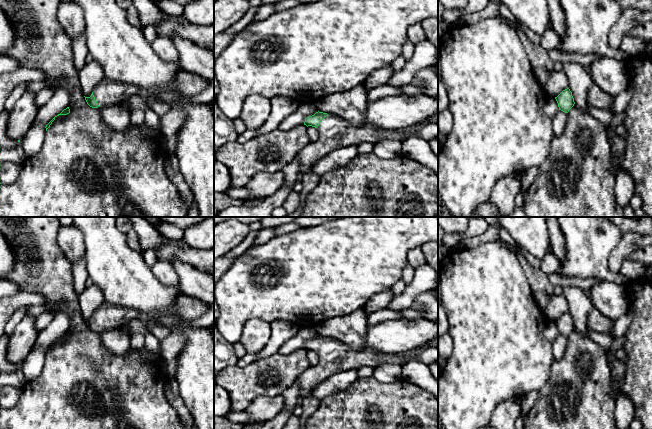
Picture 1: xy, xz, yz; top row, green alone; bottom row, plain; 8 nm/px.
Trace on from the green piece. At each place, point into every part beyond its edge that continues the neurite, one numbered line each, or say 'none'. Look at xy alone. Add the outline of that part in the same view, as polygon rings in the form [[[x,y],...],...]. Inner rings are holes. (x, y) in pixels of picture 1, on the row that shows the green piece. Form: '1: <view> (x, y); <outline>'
1: xy (107, 93); [[[102,79],[93,89],[93,95],[99,105],[99,109],[122,104],[130,96],[142,96],[146,98],[153,95],[153,91],[143,90],[128,83],[114,82],[110,79]]]

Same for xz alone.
1: xz (334, 132); [[[438,111],[425,122],[396,130],[371,125],[353,126],[336,115],[328,114],[317,127],[318,138],[298,153],[299,172],[306,172],[311,165],[335,149],[360,143],[376,144],[385,139],[402,141],[405,135],[414,133],[428,123],[438,123]]]

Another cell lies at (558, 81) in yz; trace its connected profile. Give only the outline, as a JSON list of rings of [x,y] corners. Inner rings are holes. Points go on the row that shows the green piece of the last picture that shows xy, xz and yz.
[[[554,71],[550,74],[545,89],[549,96],[557,97],[563,90],[569,88],[568,77],[564,71]]]

